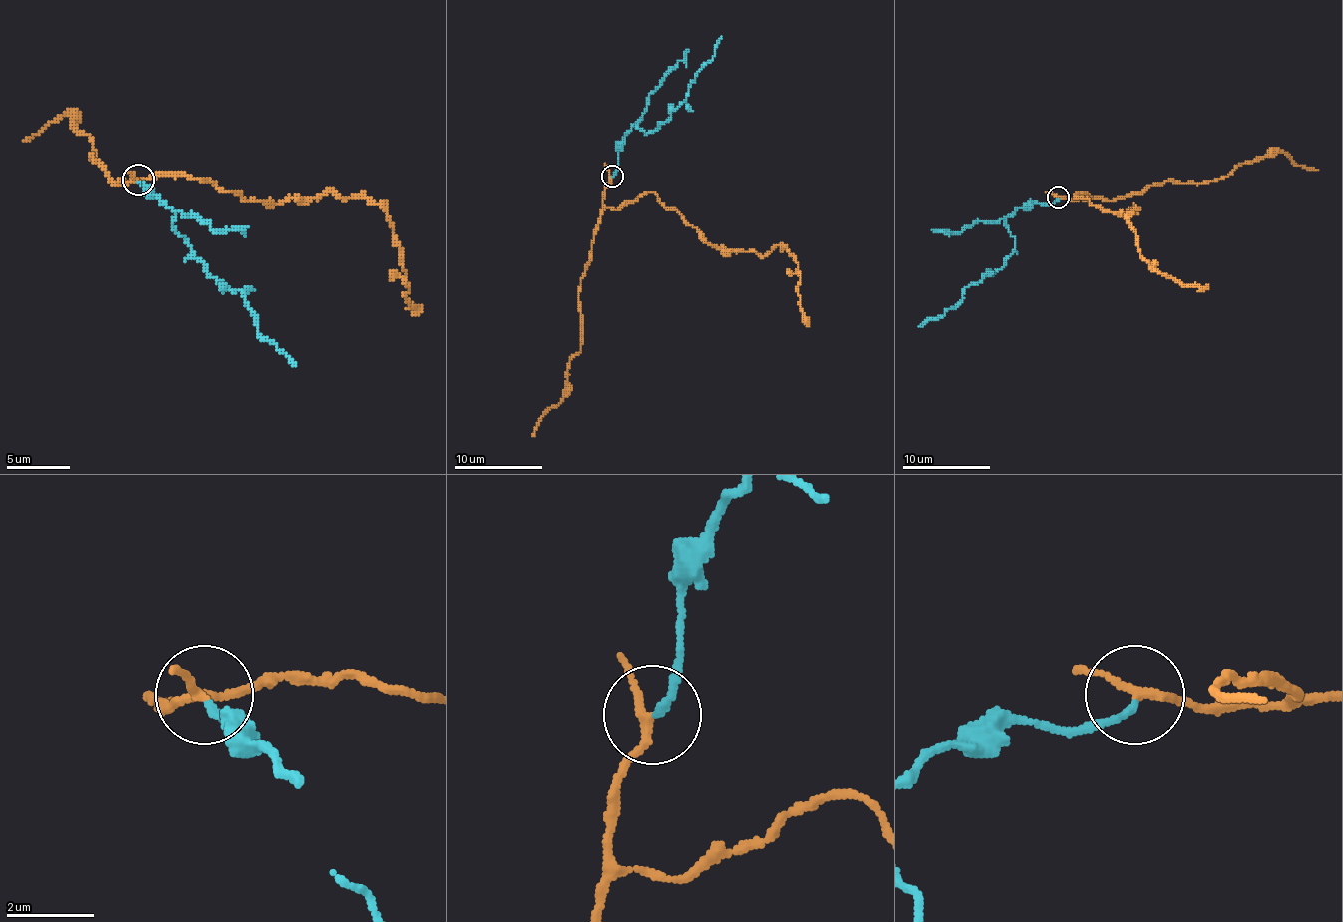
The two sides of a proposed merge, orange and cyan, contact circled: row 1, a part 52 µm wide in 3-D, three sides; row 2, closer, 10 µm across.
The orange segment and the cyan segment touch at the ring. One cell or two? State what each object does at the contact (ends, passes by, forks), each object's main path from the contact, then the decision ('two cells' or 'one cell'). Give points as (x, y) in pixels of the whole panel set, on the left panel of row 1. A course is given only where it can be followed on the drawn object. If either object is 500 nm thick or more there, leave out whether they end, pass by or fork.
orange passes by | cyan ends | orange via (137, 179), (124, 182), (197, 179), (276, 204), (330, 191), (371, 198), (403, 264), (409, 305), (422, 305) | cyan via (137, 182), (172, 210), (172, 226), (210, 274), (241, 293), (254, 312), (257, 334), (295, 365) | two cells

